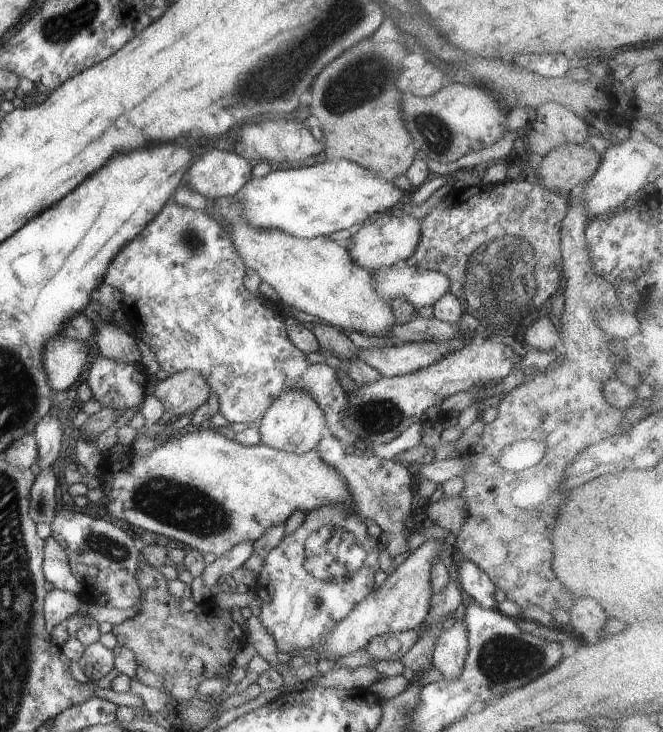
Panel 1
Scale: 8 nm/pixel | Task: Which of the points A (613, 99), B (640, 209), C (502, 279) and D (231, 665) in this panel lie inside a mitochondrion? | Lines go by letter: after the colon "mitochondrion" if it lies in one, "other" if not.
A: other
B: other
C: mitochondrion
D: other

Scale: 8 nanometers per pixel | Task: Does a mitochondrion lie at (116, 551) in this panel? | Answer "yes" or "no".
yes

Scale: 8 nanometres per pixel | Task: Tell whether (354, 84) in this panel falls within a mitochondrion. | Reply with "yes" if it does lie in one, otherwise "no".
yes

